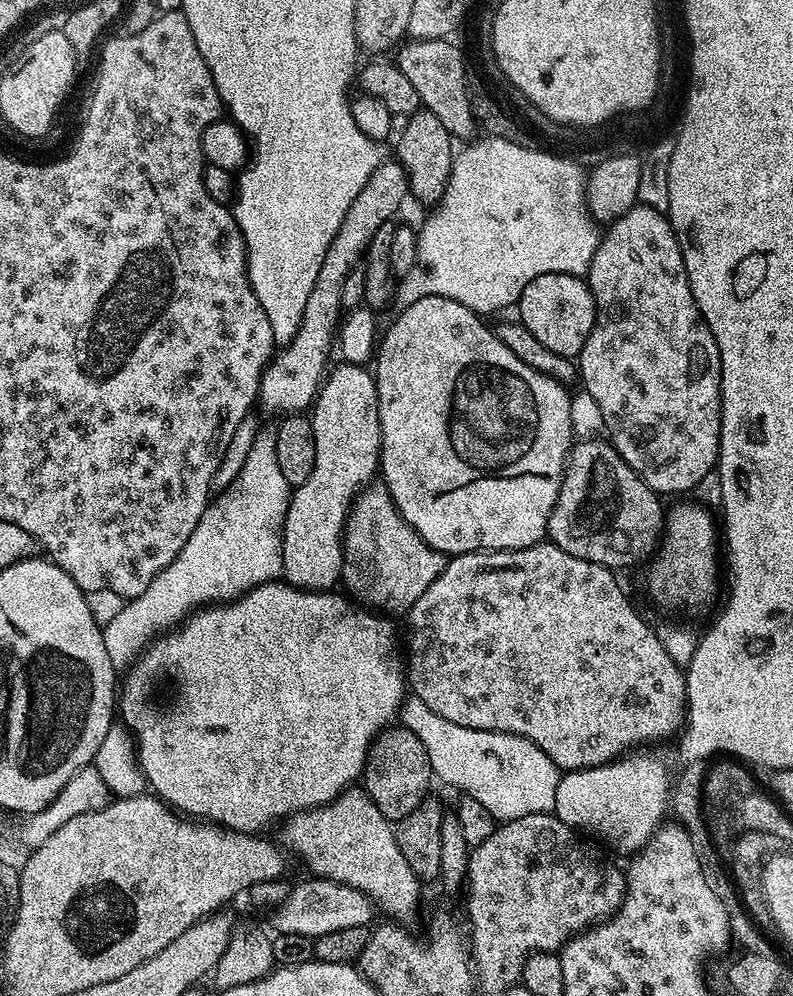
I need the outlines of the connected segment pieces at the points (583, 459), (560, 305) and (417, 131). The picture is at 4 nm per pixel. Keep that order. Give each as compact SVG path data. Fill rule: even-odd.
M577 439L568 453L558 498L548 519L547 539L566 550L566 554L574 554L574 558L586 558L586 562L601 564L603 568L613 570L628 568L643 556L651 557L661 539L666 508L656 500L659 500L657 493L646 486L646 482L622 459L611 442L607 439Z
M551 272L534 278L530 282L530 286L526 286L526 290L522 290L518 301L519 308L519 323L524 324L526 330L530 330L530 334L534 334L534 338L538 338L538 342L542 342L542 346L546 346L546 350L554 350L554 354L573 358L579 357L582 346L596 321L596 303L592 300L592 291L589 290L587 283L581 277L567 276L561 272Z
M417 110L403 121L404 129L400 132L400 141L396 144L395 159L404 167L408 175L408 190L411 199L421 200L427 206L440 203L452 173L454 155L454 137L442 126L434 113Z

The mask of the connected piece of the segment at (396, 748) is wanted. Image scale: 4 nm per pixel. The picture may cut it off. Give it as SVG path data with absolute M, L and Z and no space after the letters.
M389 726L372 741L362 788L388 820L399 822L408 817L422 801L429 799L431 784L434 784L434 777L430 754L426 754L426 746L418 742L418 734L403 726Z

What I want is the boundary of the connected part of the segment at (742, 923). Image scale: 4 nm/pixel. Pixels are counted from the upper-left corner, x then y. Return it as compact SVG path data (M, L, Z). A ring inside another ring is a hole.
M692 759L687 761L682 767L684 767L680 774L677 773L675 780L673 781L673 788L670 793L670 810L675 818L675 821L680 824L687 833L690 834L690 840L694 845L694 850L698 851L700 856L700 865L703 866L703 876L706 878L707 886L710 890L714 890L717 897L719 897L723 904L726 906L727 917L730 918L730 930L734 944L738 944L744 952L752 953L758 956L758 958L770 958L775 959L776 952L767 936L760 928L755 924L745 911L742 903L739 901L739 895L737 889L732 887L729 875L724 869L722 871L722 864L718 858L719 851L712 842L712 838L708 832L707 820L704 819L704 779L707 776L708 762L704 759Z

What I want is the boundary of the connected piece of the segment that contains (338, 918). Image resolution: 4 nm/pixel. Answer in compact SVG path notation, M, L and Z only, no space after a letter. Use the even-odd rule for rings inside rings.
M308 878L308 881L291 889L288 899L275 909L277 933L280 936L307 936L317 938L331 934L336 930L349 929L352 926L369 927L373 923L372 915L377 915L378 909L372 899L362 890L354 886L339 884L333 880Z

